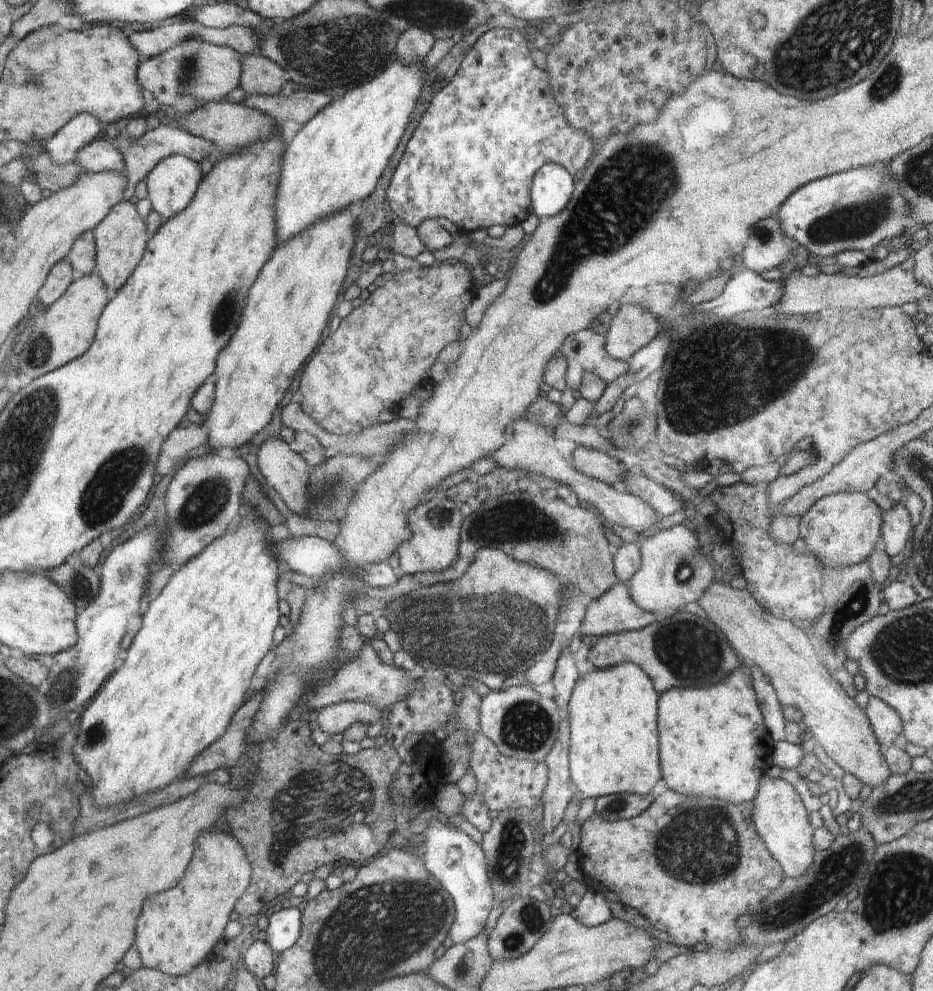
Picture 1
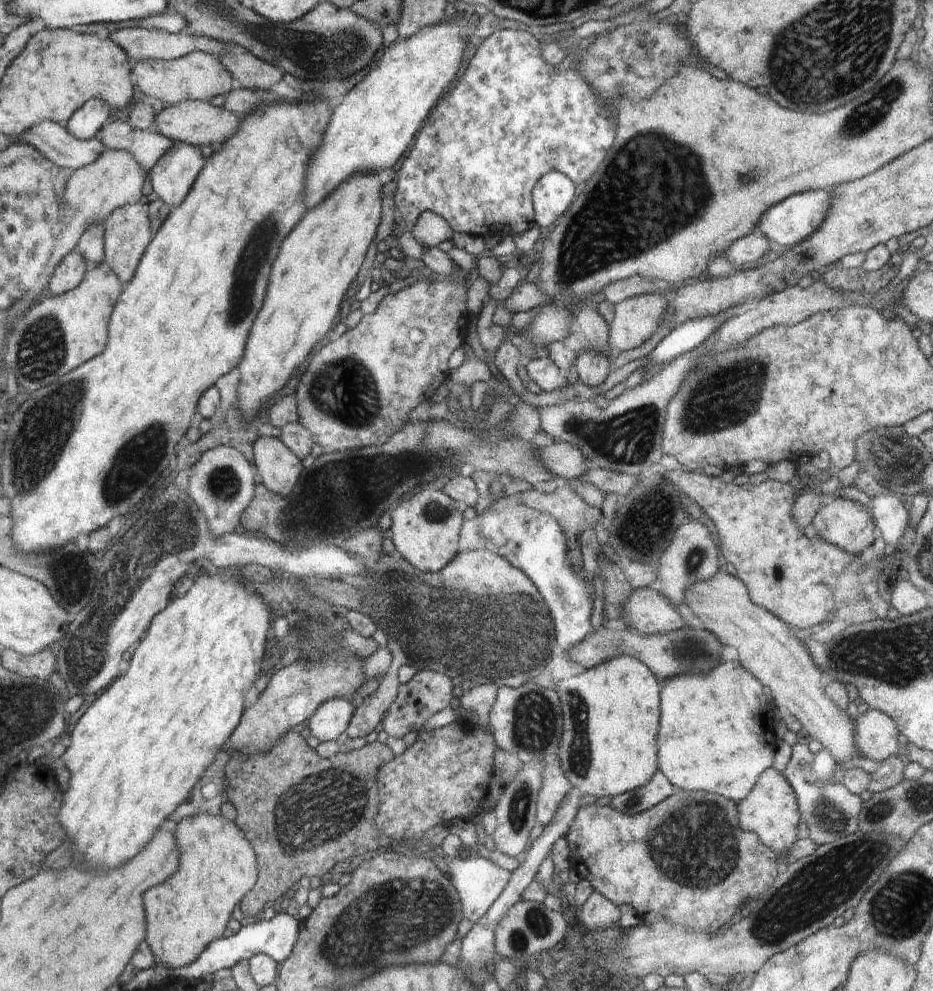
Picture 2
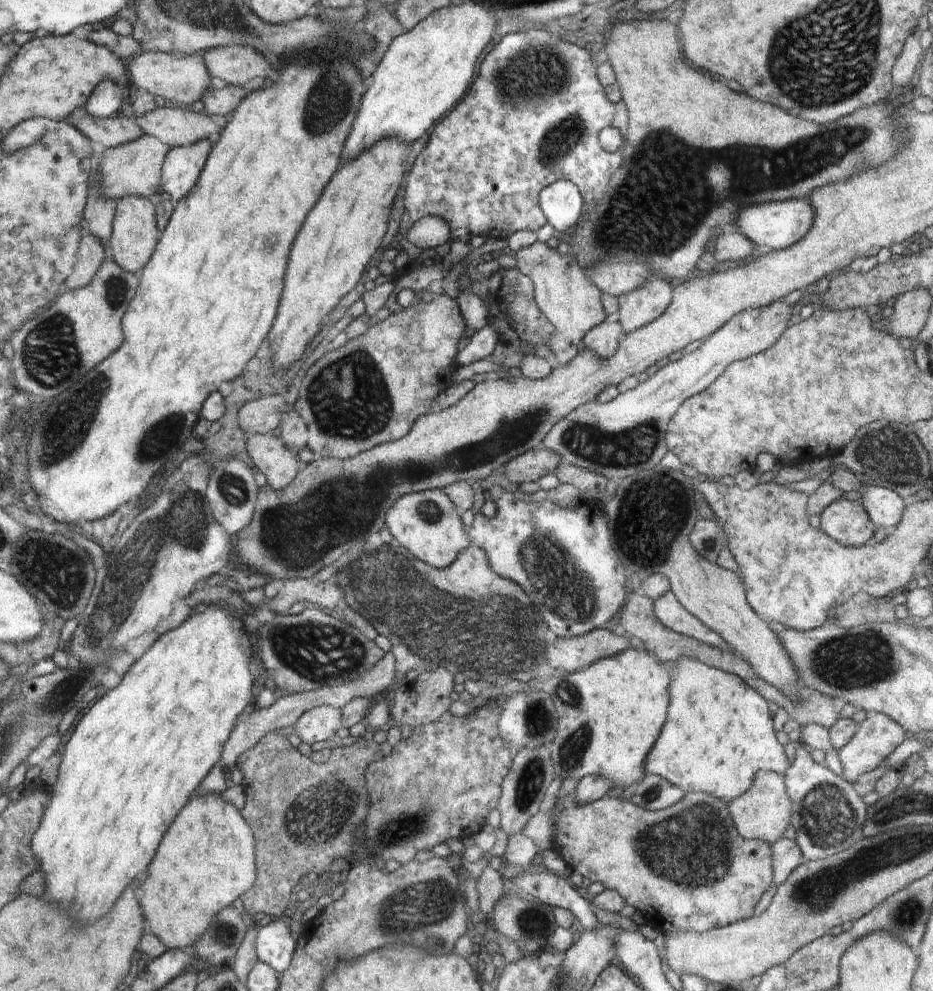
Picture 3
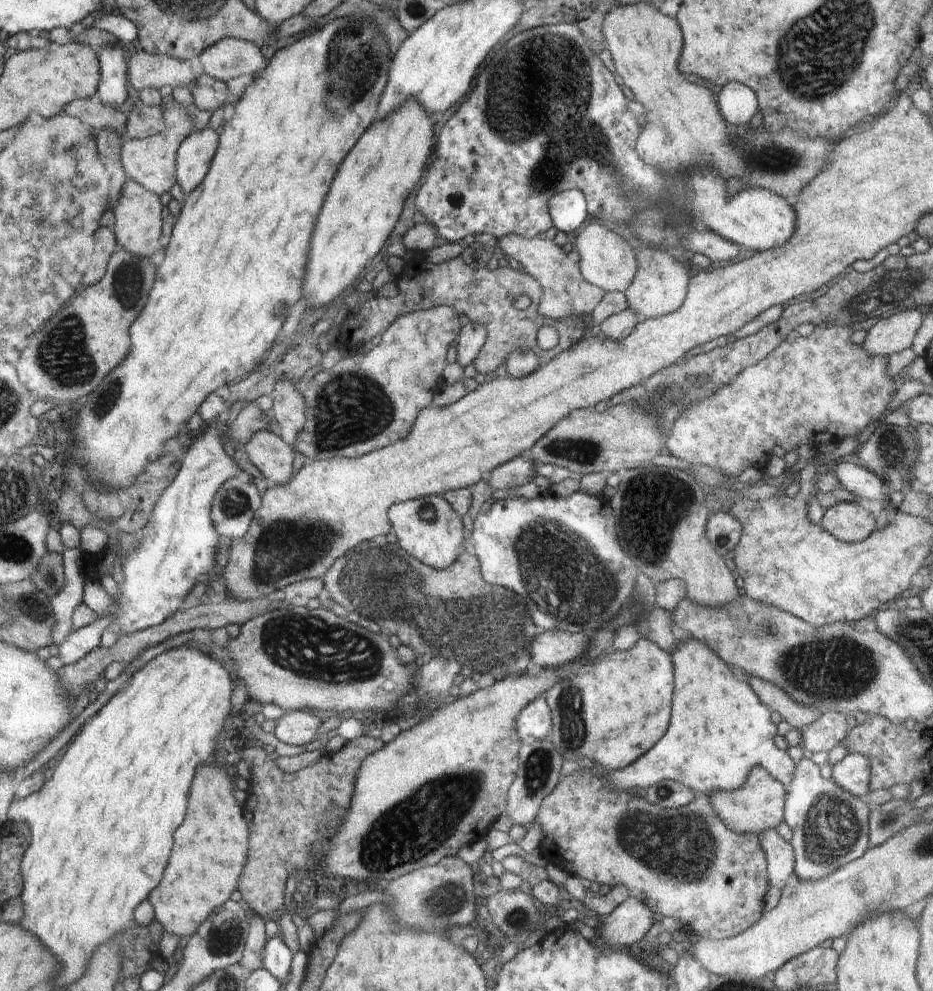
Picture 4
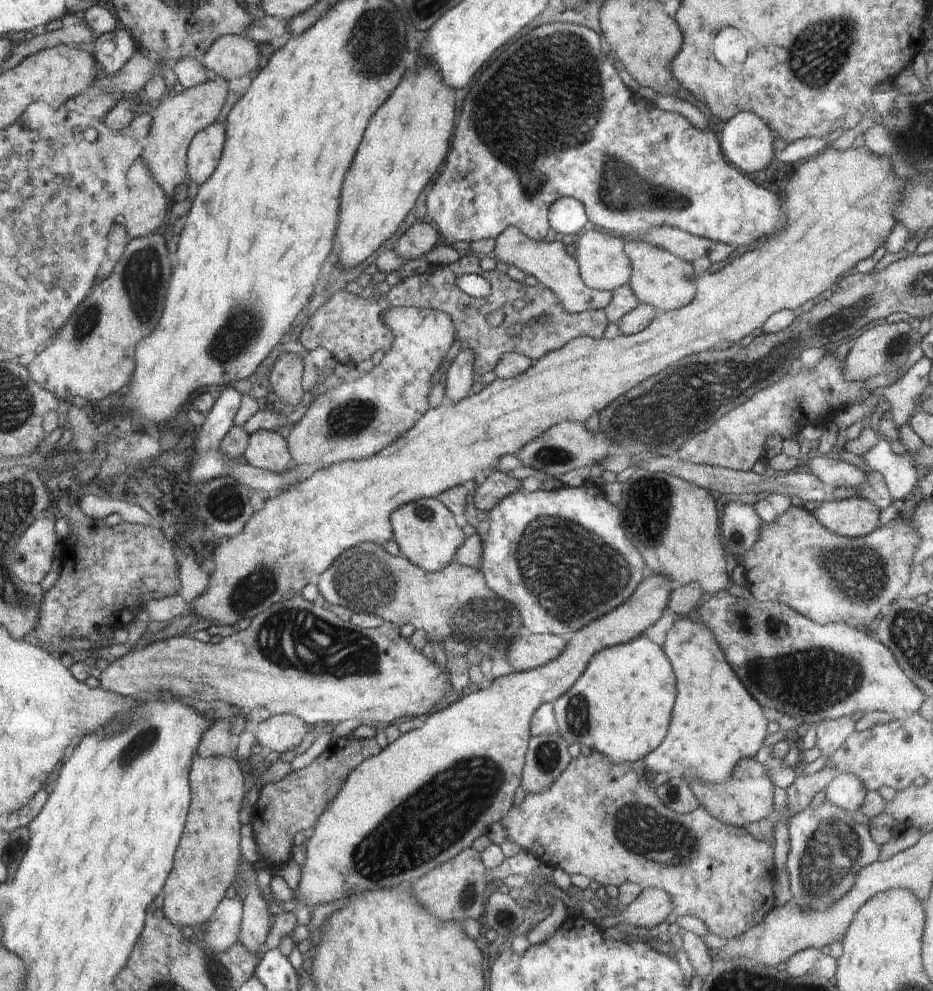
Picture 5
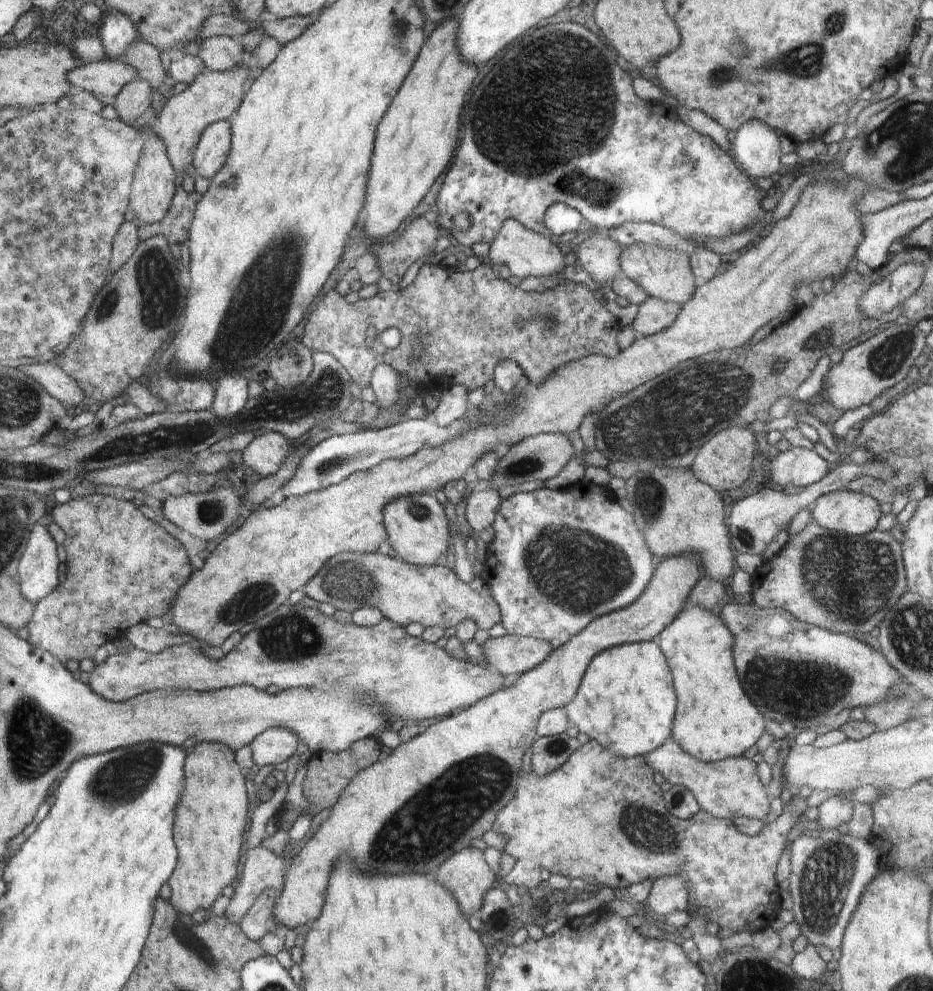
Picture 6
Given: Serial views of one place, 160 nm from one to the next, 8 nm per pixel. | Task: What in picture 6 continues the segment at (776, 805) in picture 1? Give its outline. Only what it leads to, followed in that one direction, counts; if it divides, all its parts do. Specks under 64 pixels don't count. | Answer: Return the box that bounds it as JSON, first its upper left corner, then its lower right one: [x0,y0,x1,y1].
[645,734,770,821]

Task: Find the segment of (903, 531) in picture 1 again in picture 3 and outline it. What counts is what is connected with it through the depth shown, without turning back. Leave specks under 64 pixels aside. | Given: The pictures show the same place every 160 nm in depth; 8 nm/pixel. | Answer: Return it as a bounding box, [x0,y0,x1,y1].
[859,483,905,533]

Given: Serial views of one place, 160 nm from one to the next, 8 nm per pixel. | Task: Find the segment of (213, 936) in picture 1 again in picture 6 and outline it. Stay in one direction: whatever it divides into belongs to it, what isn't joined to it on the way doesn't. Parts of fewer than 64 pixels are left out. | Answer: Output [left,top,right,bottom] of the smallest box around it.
[169,741,248,915]

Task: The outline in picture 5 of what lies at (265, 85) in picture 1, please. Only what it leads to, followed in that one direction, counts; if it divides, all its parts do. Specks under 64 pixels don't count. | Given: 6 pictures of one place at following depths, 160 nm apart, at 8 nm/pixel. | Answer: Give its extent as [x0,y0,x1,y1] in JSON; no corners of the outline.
[202,35,259,80]

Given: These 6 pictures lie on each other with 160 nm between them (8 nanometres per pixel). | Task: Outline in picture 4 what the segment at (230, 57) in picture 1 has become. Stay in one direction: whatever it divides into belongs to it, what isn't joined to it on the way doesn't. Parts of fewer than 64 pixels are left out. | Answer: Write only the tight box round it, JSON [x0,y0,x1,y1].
[129,48,196,90]

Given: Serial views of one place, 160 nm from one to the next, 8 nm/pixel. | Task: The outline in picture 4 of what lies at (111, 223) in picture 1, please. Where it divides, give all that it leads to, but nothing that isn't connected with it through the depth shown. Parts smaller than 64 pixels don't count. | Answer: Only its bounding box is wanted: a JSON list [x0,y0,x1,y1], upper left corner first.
[112,179,162,257]

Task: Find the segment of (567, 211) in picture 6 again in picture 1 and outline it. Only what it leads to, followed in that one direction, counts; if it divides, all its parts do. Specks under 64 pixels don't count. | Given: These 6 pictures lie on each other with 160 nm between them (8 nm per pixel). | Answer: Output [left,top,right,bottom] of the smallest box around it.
[531,163,576,220]

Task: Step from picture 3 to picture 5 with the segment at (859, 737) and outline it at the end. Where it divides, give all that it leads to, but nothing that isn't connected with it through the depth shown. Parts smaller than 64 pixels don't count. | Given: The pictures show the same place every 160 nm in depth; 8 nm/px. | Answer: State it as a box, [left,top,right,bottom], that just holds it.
[825,773,865,814]

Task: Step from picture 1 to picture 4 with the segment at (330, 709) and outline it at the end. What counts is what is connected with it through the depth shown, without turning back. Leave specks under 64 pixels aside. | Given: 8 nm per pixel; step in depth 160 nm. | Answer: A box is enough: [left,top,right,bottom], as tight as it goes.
[273,709,320,746]

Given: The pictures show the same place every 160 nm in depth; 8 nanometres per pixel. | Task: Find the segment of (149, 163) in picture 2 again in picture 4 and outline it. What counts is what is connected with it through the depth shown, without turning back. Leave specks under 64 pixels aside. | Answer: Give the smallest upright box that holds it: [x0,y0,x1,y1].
[64,96,127,134]

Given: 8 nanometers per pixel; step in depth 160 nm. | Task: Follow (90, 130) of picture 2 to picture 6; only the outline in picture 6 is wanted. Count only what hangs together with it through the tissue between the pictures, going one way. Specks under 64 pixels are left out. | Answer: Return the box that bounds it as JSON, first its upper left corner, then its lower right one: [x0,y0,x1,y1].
[96,12,136,60]

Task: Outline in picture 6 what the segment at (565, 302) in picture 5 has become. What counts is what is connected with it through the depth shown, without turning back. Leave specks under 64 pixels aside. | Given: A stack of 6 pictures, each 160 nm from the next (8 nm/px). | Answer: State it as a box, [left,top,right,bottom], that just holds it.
[486,219,567,279]

